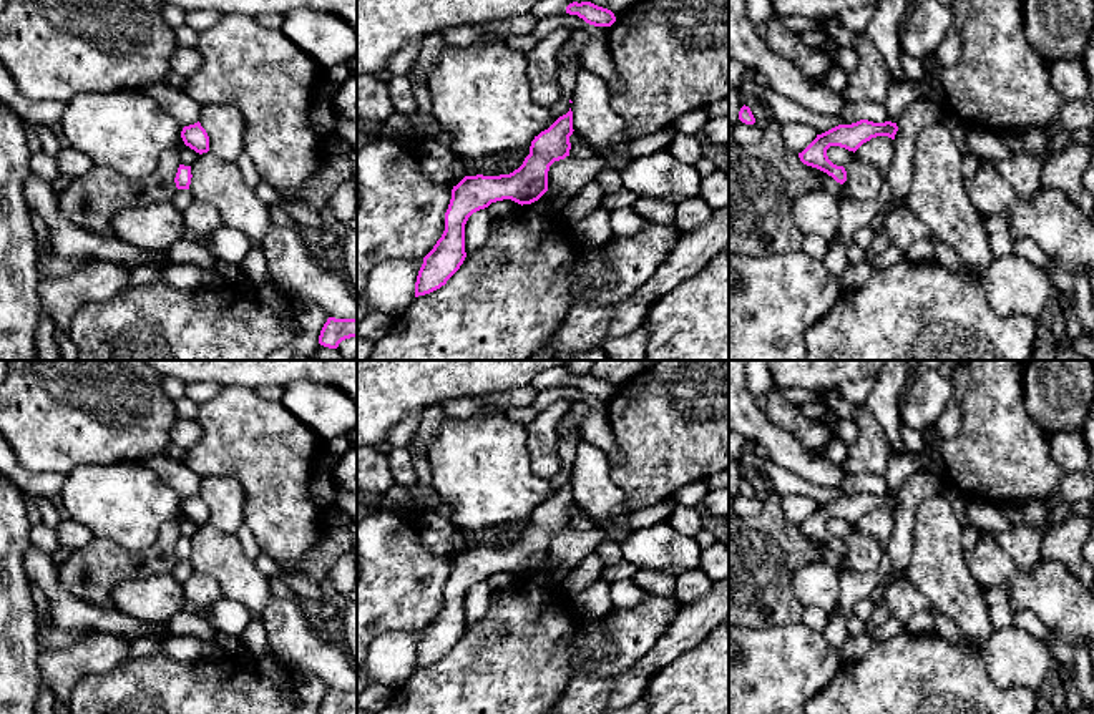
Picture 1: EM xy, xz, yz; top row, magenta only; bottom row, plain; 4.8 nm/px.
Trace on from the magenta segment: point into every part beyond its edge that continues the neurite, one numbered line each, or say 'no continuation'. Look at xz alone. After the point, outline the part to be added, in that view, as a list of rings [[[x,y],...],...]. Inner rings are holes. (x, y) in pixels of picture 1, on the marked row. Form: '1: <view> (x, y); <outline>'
no continuation

